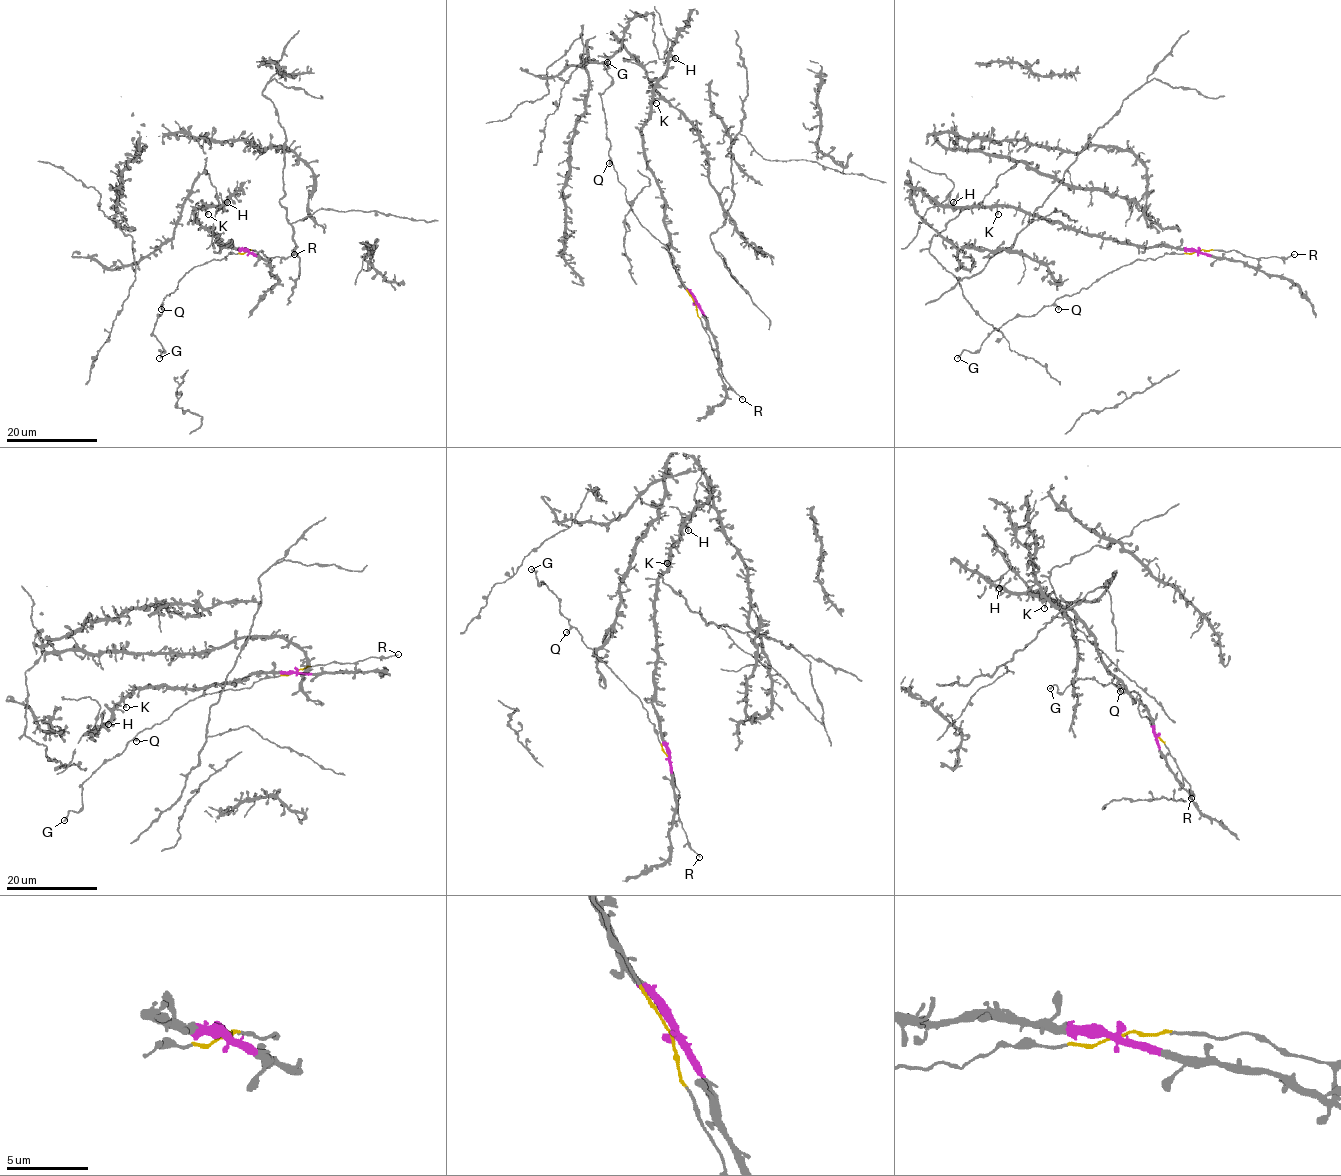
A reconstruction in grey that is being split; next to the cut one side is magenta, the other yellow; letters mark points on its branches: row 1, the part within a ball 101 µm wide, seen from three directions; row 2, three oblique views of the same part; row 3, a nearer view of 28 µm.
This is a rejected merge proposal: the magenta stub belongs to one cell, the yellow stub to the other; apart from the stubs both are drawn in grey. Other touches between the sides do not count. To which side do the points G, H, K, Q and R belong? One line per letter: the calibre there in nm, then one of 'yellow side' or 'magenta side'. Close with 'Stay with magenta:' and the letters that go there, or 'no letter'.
G: 260 nm | yellow side
H: 280 nm | magenta side
K: 280 nm | magenta side
Q: 320 nm | yellow side
R: 110 nm | yellow side
Stay with magenta: H, K

